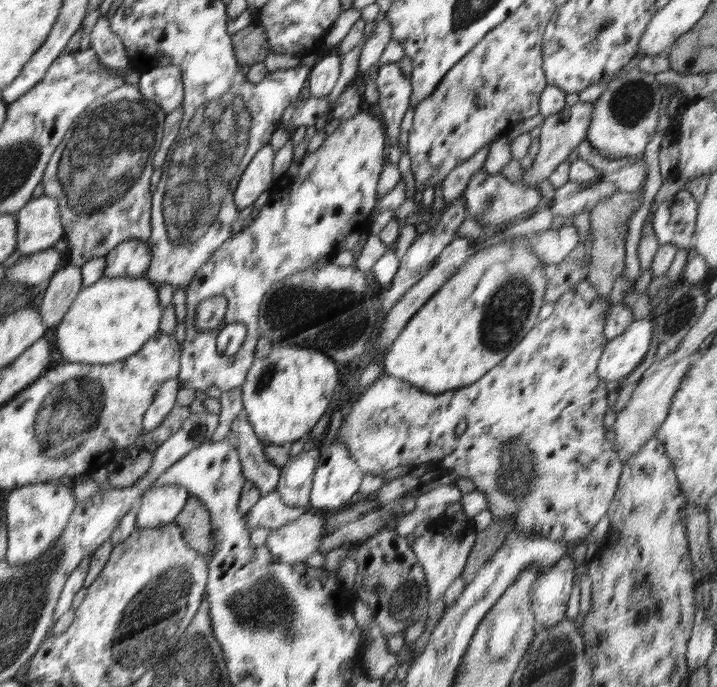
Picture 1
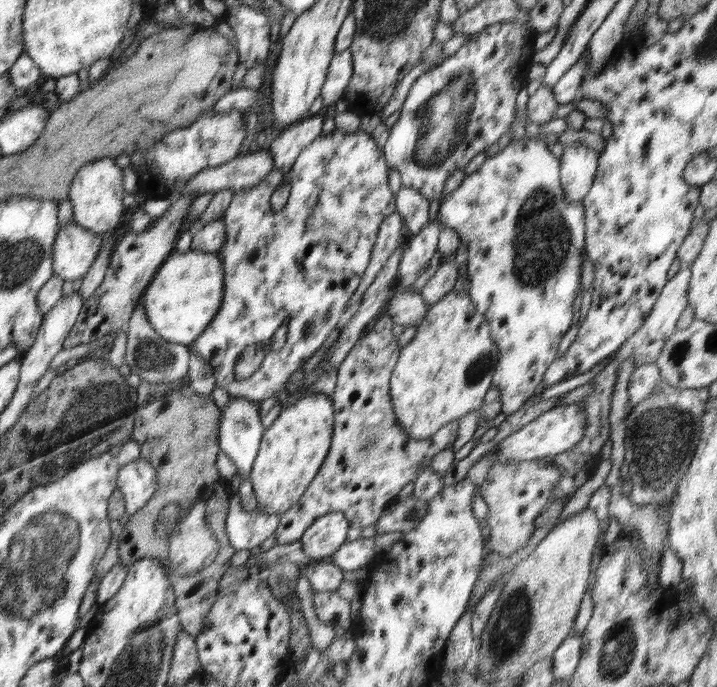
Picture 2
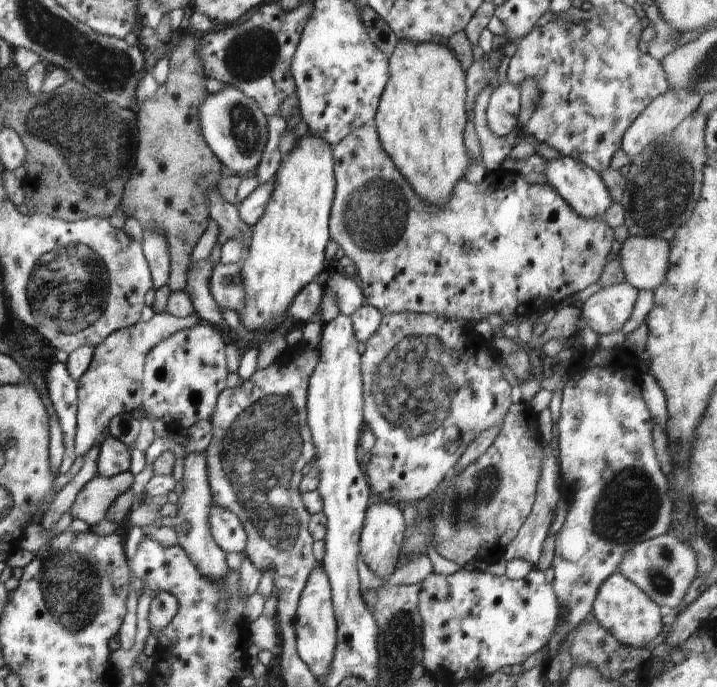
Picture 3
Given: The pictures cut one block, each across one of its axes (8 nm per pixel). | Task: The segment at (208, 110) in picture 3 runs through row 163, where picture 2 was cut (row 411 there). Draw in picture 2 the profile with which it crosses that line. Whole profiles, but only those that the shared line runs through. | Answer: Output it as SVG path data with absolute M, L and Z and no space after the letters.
M230 397L226 407L221 410L219 418L218 445L219 450L230 457L244 479L250 479L250 472L259 452L265 429L260 419L260 411L254 401L246 397Z

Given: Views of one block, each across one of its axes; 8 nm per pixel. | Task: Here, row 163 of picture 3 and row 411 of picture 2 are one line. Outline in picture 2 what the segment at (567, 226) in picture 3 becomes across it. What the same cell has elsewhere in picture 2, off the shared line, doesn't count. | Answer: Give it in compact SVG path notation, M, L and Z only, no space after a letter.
M382 314L371 327L366 336L356 341L346 358L338 368L335 389L332 392L332 404L335 409L333 415L333 436L331 448L324 460L320 471L316 472L314 480L308 486L307 492L296 505L280 514L278 528L276 529L276 544L295 543L301 540L303 532L316 518L330 512L343 512L347 517L349 526L366 528L374 524L382 512L393 503L393 499L399 496L399 492L411 480L418 477L423 467L438 453L445 449L452 449L457 439L459 424L450 422L438 430L432 437L421 440L413 440L407 437L404 430L397 424L390 398L390 379L393 368L400 356L400 345L396 341L397 336L392 333L394 321L390 315Z

